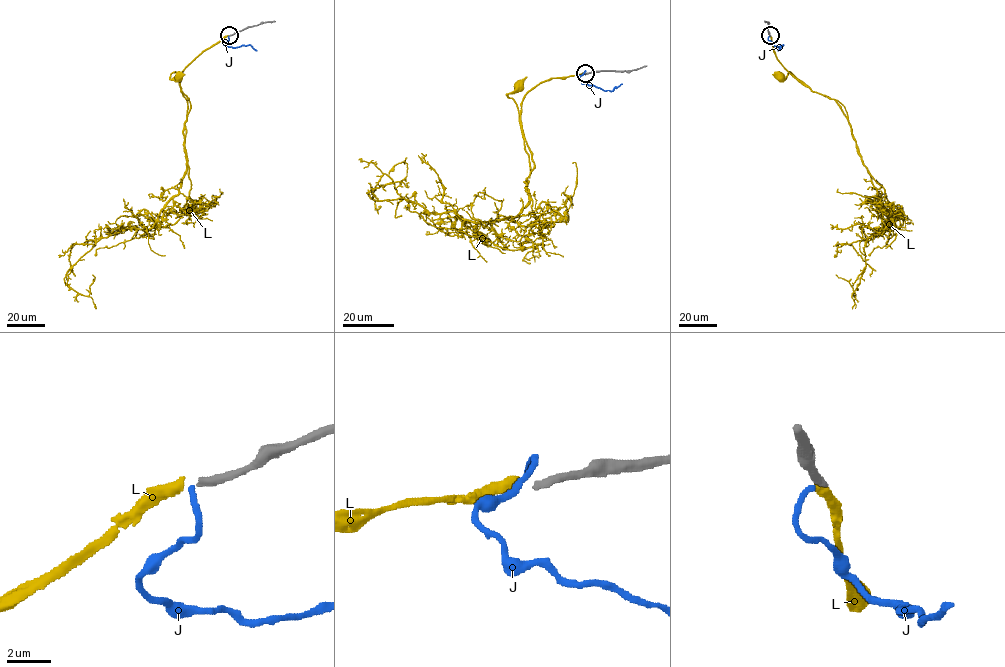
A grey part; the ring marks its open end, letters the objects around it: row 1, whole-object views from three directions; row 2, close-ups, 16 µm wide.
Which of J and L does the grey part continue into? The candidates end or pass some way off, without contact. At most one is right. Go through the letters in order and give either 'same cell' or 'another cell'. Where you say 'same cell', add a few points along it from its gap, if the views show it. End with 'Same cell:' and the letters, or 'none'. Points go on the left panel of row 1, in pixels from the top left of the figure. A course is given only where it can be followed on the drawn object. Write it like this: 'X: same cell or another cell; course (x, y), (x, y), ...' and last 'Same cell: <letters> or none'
J: another cell
L: same cell; course (227, 35), (203, 50), (183, 70), (180, 79), (175, 72), (169, 78), (179, 76)
Same cell: L

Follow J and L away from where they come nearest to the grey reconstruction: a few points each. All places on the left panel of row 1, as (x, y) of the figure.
J: (228, 35), (224, 44), (227, 46), (250, 45), (256, 50)
L: (227, 35), (203, 50), (183, 70), (180, 79), (175, 72), (169, 78), (179, 76)

